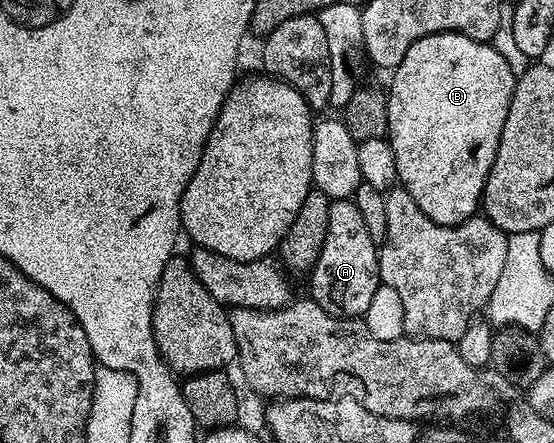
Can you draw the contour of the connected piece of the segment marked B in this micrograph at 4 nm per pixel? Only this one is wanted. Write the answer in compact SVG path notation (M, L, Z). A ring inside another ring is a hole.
M444 31L415 41L401 64L392 68L391 75L393 80L387 86L387 138L395 153L400 186L405 187L407 193L415 197L415 205L439 225L454 227L456 223L474 218L483 203L485 182L499 149L499 137L517 84L513 66L492 42L480 43L463 33Z

